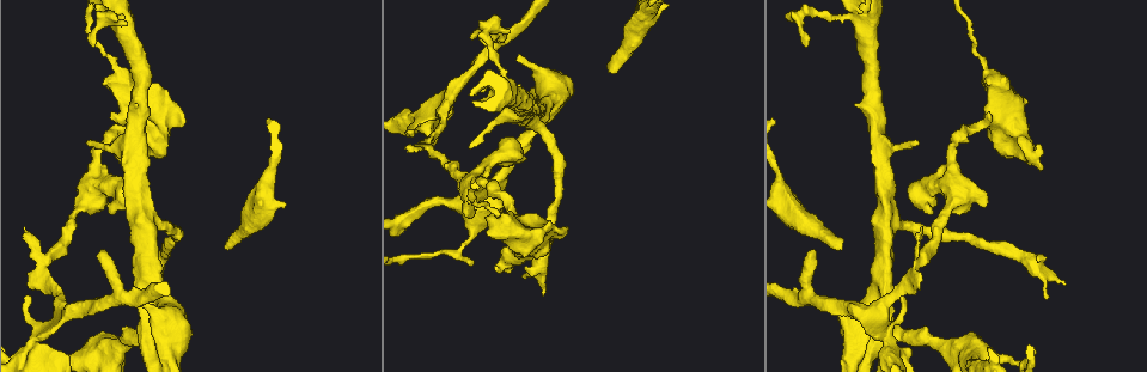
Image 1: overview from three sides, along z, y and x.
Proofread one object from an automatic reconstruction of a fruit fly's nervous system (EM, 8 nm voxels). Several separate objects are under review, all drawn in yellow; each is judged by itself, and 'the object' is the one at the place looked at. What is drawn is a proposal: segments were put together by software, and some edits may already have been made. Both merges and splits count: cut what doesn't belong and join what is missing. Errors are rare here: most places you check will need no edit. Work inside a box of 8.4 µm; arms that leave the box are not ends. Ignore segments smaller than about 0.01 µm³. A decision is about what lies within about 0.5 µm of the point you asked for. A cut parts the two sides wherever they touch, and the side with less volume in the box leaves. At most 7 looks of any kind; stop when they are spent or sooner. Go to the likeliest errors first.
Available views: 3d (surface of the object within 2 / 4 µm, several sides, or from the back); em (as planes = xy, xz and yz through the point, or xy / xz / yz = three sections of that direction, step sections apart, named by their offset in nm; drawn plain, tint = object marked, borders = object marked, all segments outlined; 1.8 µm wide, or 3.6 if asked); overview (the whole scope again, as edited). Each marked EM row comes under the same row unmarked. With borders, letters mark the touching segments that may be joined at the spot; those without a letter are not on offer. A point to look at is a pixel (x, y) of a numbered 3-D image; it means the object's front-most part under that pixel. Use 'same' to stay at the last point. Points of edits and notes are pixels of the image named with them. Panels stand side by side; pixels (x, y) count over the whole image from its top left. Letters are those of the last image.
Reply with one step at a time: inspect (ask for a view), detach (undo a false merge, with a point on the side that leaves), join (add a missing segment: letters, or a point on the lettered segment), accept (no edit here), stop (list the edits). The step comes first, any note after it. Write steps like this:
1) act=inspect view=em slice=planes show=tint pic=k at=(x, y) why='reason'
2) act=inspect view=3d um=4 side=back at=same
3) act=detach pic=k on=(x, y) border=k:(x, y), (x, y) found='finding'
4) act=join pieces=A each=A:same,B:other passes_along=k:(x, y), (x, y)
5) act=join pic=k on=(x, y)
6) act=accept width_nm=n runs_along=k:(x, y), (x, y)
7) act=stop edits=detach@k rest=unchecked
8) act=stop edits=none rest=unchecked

act=inspect view=3d um=2 pic=1 at=(611, 70) why='free end'

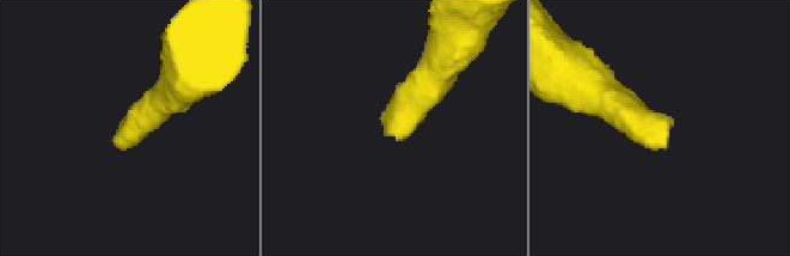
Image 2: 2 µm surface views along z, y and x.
act=inspect view=em slice=planes show=borders pic=2 at=(121, 137)

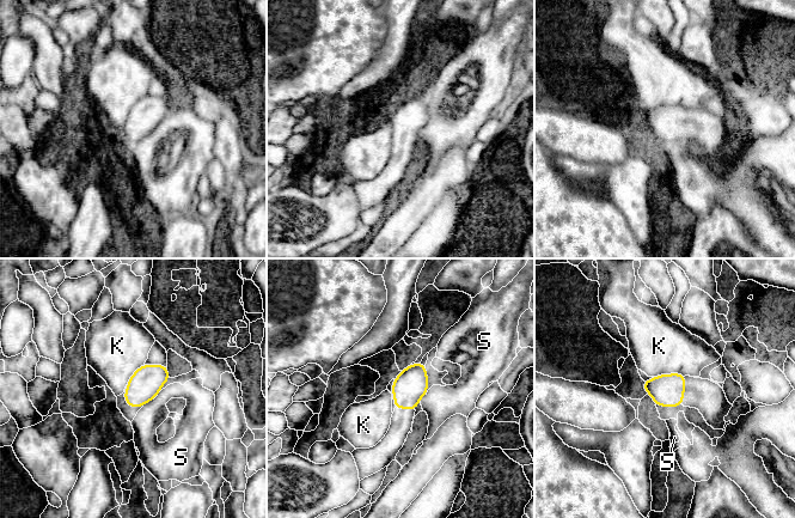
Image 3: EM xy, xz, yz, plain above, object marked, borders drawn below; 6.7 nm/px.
act=accept each=K:other,S:other border=3:(684, 375), (661, 373), (654, 377) found='no lettered segment goes on from it'

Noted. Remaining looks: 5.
act=inspect view=em slice=planes show=borders pic=1 at=(932, 213) why='branch stops here'

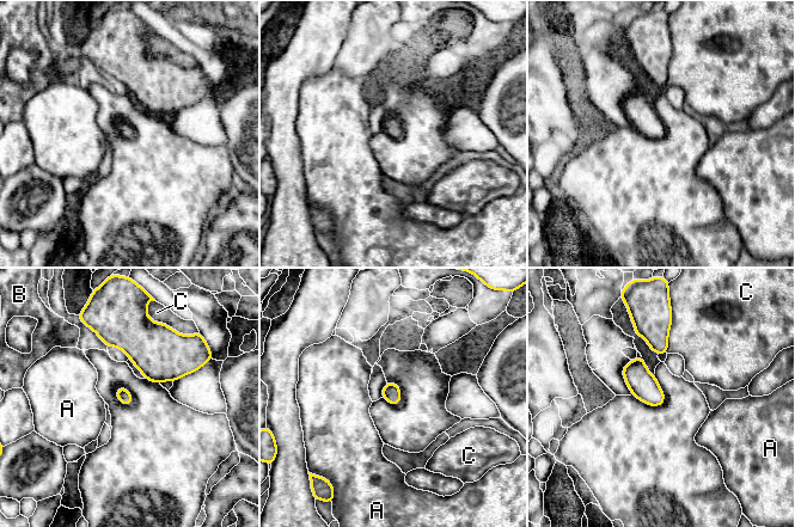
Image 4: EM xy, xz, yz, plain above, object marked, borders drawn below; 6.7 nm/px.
act=accept each=A:other,B:other,C:other found='no lettered segment goes on from it'

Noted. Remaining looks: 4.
act=inspect view=3d um=4 side=back pic=1 at=(484, 43) why='an open end'

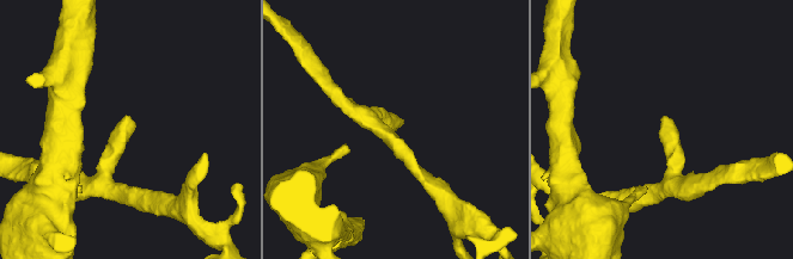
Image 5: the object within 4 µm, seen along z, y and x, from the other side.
act=inspect view=em slice=planes show=tint pic=5 at=(398, 127)

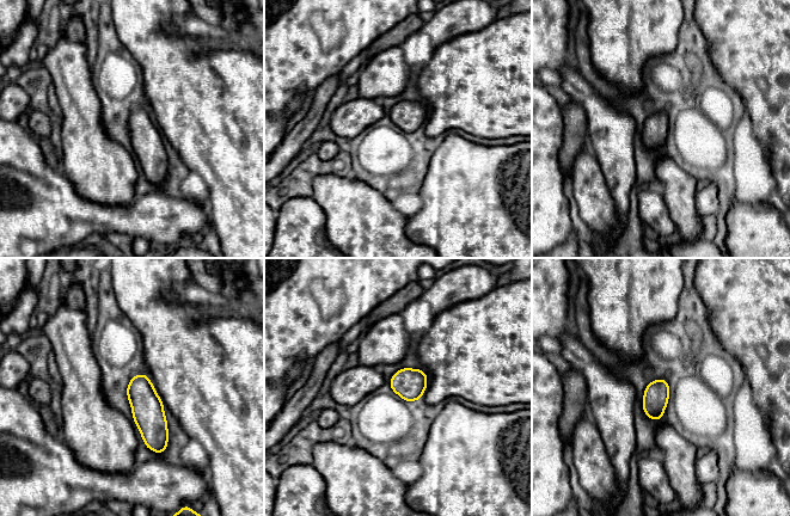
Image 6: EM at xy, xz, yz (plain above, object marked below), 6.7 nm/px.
act=inspect view=em slice=planes show=borders at=same

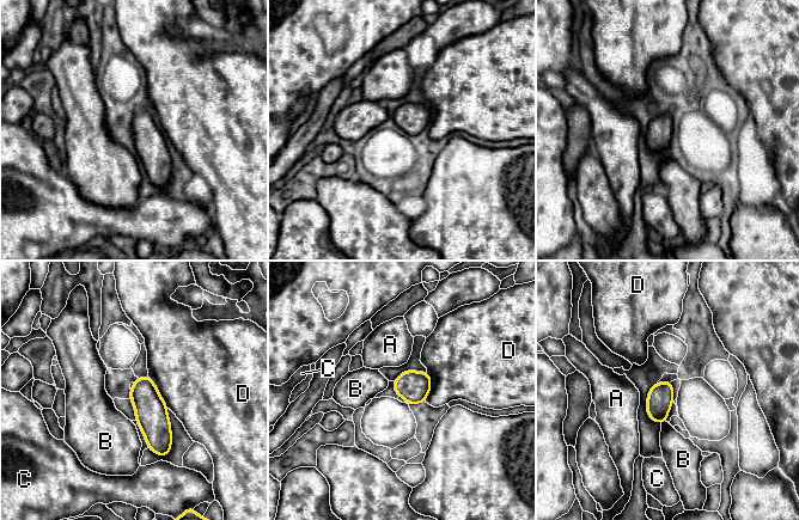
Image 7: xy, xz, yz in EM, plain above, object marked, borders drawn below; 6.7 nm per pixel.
act=accept width_nm=170 each=A:other,B:other,C:other,D:other border=7:(665, 421), (660, 423) found='no lettered segment goes on from it'

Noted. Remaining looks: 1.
act=stop edits=none rest=unchecked

